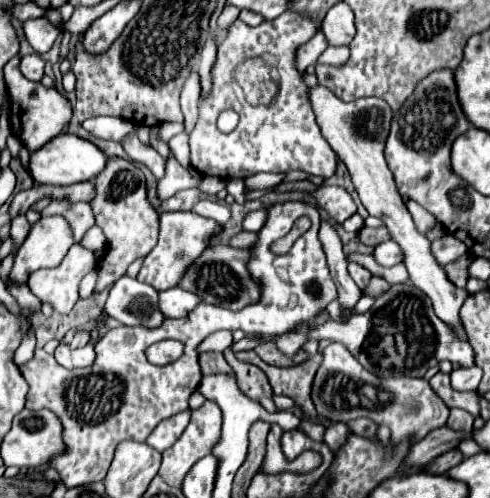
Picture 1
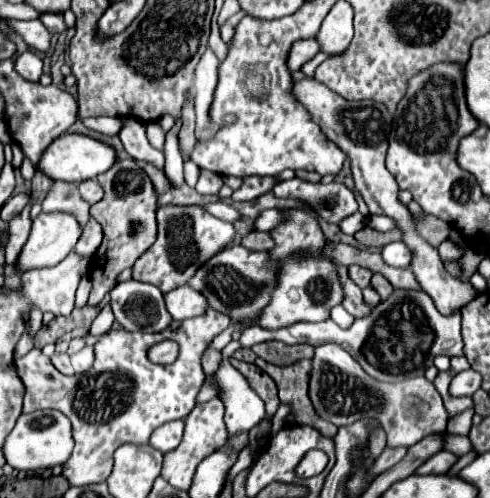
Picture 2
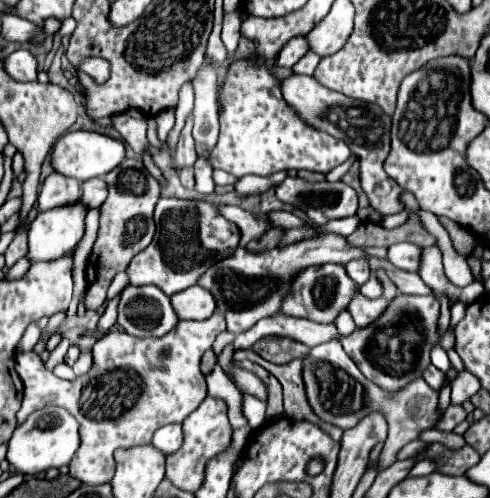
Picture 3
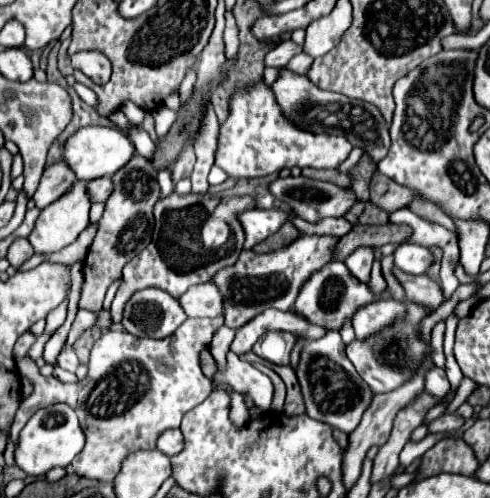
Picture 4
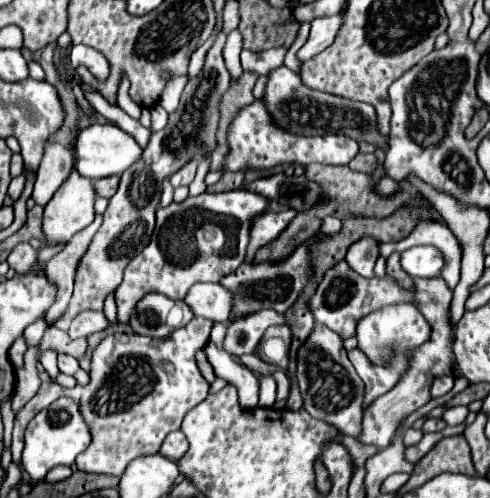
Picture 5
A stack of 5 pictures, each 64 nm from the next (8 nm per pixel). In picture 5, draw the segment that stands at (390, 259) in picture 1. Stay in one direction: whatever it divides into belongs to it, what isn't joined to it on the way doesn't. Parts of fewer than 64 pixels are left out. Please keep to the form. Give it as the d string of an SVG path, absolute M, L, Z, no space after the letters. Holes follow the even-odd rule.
M414 246L400 254L400 266L410 276L436 278L442 270L442 254L434 246Z

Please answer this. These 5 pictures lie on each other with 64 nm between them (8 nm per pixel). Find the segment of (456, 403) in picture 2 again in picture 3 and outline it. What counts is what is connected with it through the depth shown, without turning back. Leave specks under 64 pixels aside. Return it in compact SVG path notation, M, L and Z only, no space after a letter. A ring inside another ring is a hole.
M450 404L442 416L442 420L438 422L438 430L452 430L452 426L456 426L458 422L462 422L466 418L466 410L462 408L462 404Z

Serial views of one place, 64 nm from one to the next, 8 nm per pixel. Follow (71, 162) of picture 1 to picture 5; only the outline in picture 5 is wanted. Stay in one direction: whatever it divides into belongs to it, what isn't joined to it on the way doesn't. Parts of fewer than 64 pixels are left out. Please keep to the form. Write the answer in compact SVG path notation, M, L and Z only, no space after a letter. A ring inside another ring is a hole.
M92 124L84 130L80 130L76 144L74 144L74 168L80 170L80 176L86 176L90 180L122 174L126 168L130 168L142 154L142 148L136 144L132 136L128 136L124 130L120 130L114 124Z

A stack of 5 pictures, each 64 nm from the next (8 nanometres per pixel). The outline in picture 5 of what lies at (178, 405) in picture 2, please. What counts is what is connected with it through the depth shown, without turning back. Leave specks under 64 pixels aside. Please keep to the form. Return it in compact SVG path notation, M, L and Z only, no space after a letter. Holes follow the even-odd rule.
M192 318L184 328L178 328L166 338L150 338L150 336L138 336L134 332L118 332L106 336L94 350L92 354L92 366L90 366L90 382L86 386L74 386L74 388L64 388L58 382L42 382L40 390L36 396L20 408L14 420L14 432L12 432L12 460L20 464L20 452L24 446L24 430L28 422L38 414L42 408L58 400L60 396L68 396L76 400L80 406L80 412L84 416L84 422L88 424L92 432L92 442L90 446L76 458L76 468L80 472L88 474L108 474L108 476L120 476L120 472L126 470L126 466L136 458L136 456L146 456L158 452L162 440L166 438L168 432L180 430L182 418L188 410L198 406L202 400L206 400L210 384L206 378L200 374L198 364L196 364L196 352L202 350L208 340L210 340L210 330L214 322L208 318Z

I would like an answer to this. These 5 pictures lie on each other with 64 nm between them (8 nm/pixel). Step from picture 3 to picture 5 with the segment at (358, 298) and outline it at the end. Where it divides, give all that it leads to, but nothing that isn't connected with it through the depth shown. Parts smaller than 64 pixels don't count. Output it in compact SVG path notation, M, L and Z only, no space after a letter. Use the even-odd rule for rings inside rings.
M394 304L388 308L380 308L376 312L370 312L368 316L364 316L360 320L360 324L356 326L356 340L360 350L366 352L366 356L374 362L374 364L384 364L388 360L388 350L390 348L418 348L420 344L430 340L430 324L428 320L418 312L418 308L414 308L412 304Z

